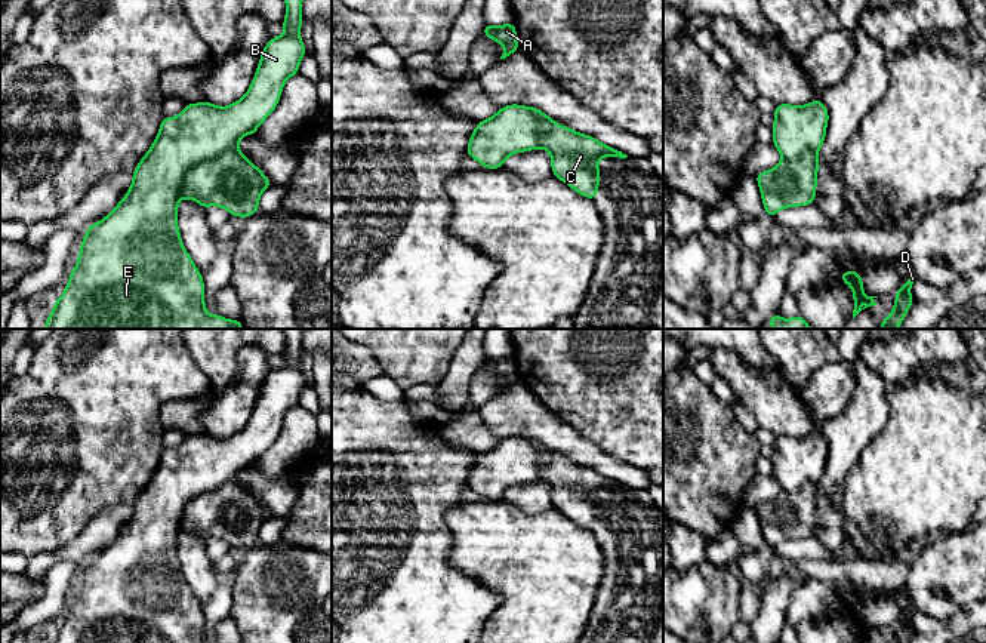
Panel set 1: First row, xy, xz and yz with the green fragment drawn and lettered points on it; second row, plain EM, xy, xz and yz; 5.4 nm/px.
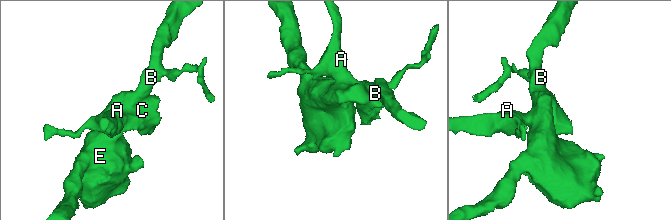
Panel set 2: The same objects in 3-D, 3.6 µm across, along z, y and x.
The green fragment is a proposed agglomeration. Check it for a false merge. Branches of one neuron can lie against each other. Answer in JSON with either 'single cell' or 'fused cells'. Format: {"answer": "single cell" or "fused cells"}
{"answer": "fused cells"}

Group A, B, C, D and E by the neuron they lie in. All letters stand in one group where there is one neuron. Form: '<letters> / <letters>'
A C / B D E

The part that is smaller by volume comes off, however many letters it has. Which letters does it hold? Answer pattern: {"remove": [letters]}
{"remove": ["A", "C"]}

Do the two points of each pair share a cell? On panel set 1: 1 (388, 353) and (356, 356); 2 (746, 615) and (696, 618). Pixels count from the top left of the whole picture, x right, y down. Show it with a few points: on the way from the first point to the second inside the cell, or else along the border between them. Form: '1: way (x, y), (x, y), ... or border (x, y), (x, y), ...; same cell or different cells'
1: border (363, 344), (372, 350), (387, 374); different cells
2: border (746, 585), (740, 594), (739, 620); different cells

